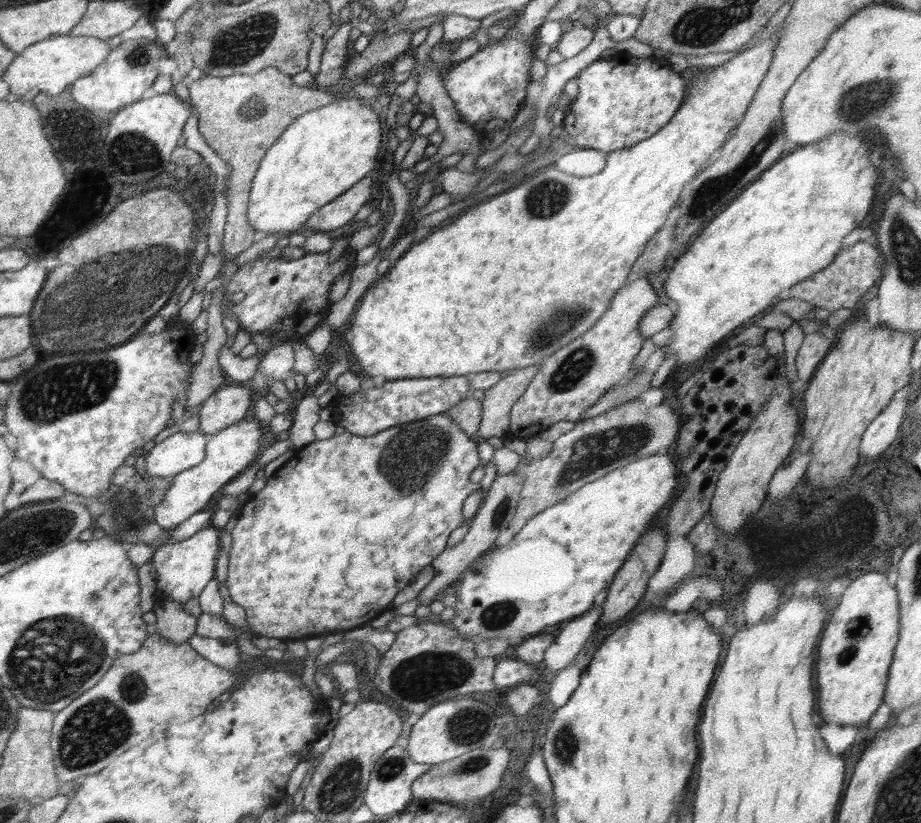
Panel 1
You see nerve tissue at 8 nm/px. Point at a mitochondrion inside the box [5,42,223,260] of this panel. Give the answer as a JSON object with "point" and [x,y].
{"point":[132,155]}

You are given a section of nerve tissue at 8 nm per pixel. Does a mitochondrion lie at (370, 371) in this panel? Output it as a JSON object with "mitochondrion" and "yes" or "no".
{"mitochondrion":"no"}

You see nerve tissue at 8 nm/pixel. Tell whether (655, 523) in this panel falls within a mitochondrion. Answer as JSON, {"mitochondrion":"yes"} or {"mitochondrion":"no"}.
{"mitochondrion":"no"}

